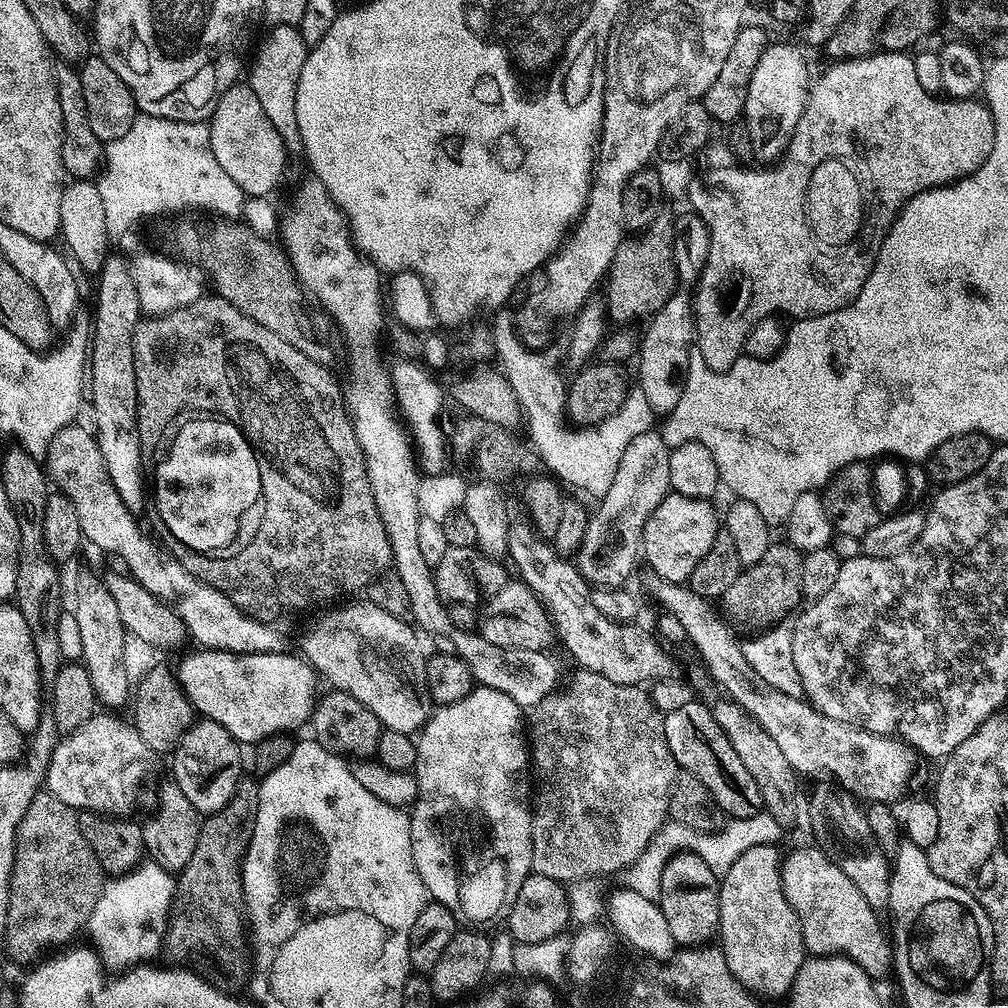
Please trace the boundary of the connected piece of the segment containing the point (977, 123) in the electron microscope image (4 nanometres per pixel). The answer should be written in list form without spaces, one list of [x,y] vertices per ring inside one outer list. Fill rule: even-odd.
[[[877,50],[870,56],[862,56],[859,60],[837,60],[835,62],[829,63],[829,68],[821,74],[820,77],[815,77],[814,83],[810,88],[810,95],[808,98],[808,105],[804,108],[804,113],[802,118],[798,122],[798,126],[794,130],[792,135],[792,140],[788,144],[788,151],[784,153],[782,159],[775,166],[764,166],[761,172],[751,172],[748,166],[736,166],[740,168],[716,168],[708,177],[705,178],[704,184],[696,184],[692,188],[692,204],[691,207],[694,209],[697,216],[706,222],[708,227],[708,233],[710,234],[710,254],[708,255],[708,261],[706,262],[706,270],[702,274],[700,283],[695,285],[694,288],[694,311],[696,314],[696,339],[694,341],[695,346],[702,352],[702,358],[705,359],[706,366],[710,370],[718,372],[728,372],[730,366],[734,366],[734,362],[739,360],[743,351],[744,343],[747,340],[747,336],[754,329],[756,323],[761,322],[767,316],[773,314],[783,314],[782,312],[789,312],[792,318],[803,318],[806,316],[821,316],[827,312],[833,312],[839,308],[845,308],[847,304],[851,304],[855,300],[856,295],[862,290],[862,286],[866,282],[866,278],[870,274],[870,270],[874,266],[874,262],[878,258],[878,250],[882,246],[884,237],[889,228],[899,216],[901,210],[904,208],[905,204],[908,203],[910,198],[914,198],[918,194],[928,191],[930,188],[942,188],[949,184],[954,184],[958,180],[963,180],[966,176],[973,176],[979,168],[984,165],[986,158],[990,154],[990,150],[994,146],[996,141],[996,131],[994,130],[994,122],[992,121],[992,114],[988,111],[987,107],[983,103],[977,102],[975,99],[969,98],[967,100],[957,100],[955,98],[943,98],[944,100],[935,100],[930,93],[924,89],[924,84],[920,81],[920,76],[916,73],[916,64],[911,60],[911,55],[905,54],[903,52],[885,52],[883,50]],[[784,219],[788,219],[792,224],[808,224],[808,228],[812,232],[784,232]]]

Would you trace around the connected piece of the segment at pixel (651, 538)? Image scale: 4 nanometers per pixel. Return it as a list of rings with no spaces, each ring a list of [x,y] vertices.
[[[672,492],[650,514],[650,518],[644,527],[642,541],[643,559],[648,559],[648,564],[660,575],[661,581],[669,584],[684,584],[694,574],[694,566],[705,556],[706,550],[710,550],[714,538],[722,530],[722,520],[716,516],[716,508],[711,499],[699,500],[698,498],[686,498],[682,494]]]

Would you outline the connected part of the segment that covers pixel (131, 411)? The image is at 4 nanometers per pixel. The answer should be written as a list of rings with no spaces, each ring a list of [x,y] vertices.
[[[109,255],[107,259],[105,259],[105,262],[103,266],[101,266],[99,273],[98,273],[98,279],[100,279],[100,285],[96,288],[96,329],[91,329],[90,332],[90,371],[87,373],[86,376],[86,384],[87,387],[90,389],[90,396],[92,392],[92,416],[94,419],[96,419],[96,428],[94,427],[94,435],[96,437],[96,441],[98,442],[98,446],[102,450],[102,458],[106,462],[106,470],[110,474],[110,482],[114,482],[114,490],[118,490],[118,498],[122,498],[122,502],[126,504],[128,509],[132,511],[134,514],[140,514],[140,511],[144,508],[144,478],[146,480],[146,471],[145,466],[142,458],[142,446],[140,445],[140,435],[138,434],[138,422],[136,421],[136,403],[138,402],[138,390],[136,389],[136,375],[134,374],[134,330],[136,329],[136,325],[140,323],[142,319],[142,313],[140,310],[140,303],[138,302],[138,292],[134,290],[134,282],[132,281],[132,271],[129,268],[129,265],[127,264],[126,260],[123,260],[120,256],[113,256]]]

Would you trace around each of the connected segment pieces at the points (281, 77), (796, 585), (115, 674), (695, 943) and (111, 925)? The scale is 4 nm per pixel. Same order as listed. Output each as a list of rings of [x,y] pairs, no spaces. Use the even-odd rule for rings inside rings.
[[[278,24],[269,29],[268,37],[261,42],[260,49],[259,44],[255,49],[256,61],[252,64],[252,73],[246,76],[246,83],[253,88],[255,96],[262,102],[263,113],[270,118],[274,129],[281,136],[284,132],[300,132],[296,113],[298,78],[302,74],[302,66],[310,48],[304,43],[299,27]]]
[[[773,542],[766,550],[766,554],[762,554],[760,561],[757,564],[747,565],[741,571],[740,576],[734,578],[730,590],[726,590],[726,594],[722,597],[722,605],[724,604],[728,609],[727,617],[733,623],[742,620],[744,625],[756,628],[754,630],[767,630],[787,621],[787,616],[791,617],[802,604],[800,594],[801,559],[802,554],[794,545],[787,542],[781,542],[781,544]]]
[[[80,572],[76,576],[76,605],[70,608],[76,617],[78,630],[82,637],[82,665],[89,672],[90,680],[96,691],[96,699],[101,705],[109,704],[116,710],[119,704],[129,703],[128,674],[124,670],[124,638],[126,631],[118,605],[105,581],[92,572]]]
[[[692,852],[676,853],[666,866],[666,870],[662,870],[658,903],[677,945],[684,948],[699,948],[711,945],[717,939],[720,931],[720,881],[721,877],[716,876],[714,870],[710,870],[710,866],[706,866],[706,862],[702,862],[702,858],[698,858]]]
[[[144,862],[132,869],[131,872],[117,875],[109,879],[104,886],[104,892],[98,898],[94,910],[90,914],[86,925],[86,933],[92,941],[91,947],[105,969],[113,968],[116,974],[131,970],[145,962],[152,962],[157,955],[161,955],[164,947],[164,929],[168,919],[168,909],[172,907],[174,891],[173,873],[167,872],[155,862]]]

